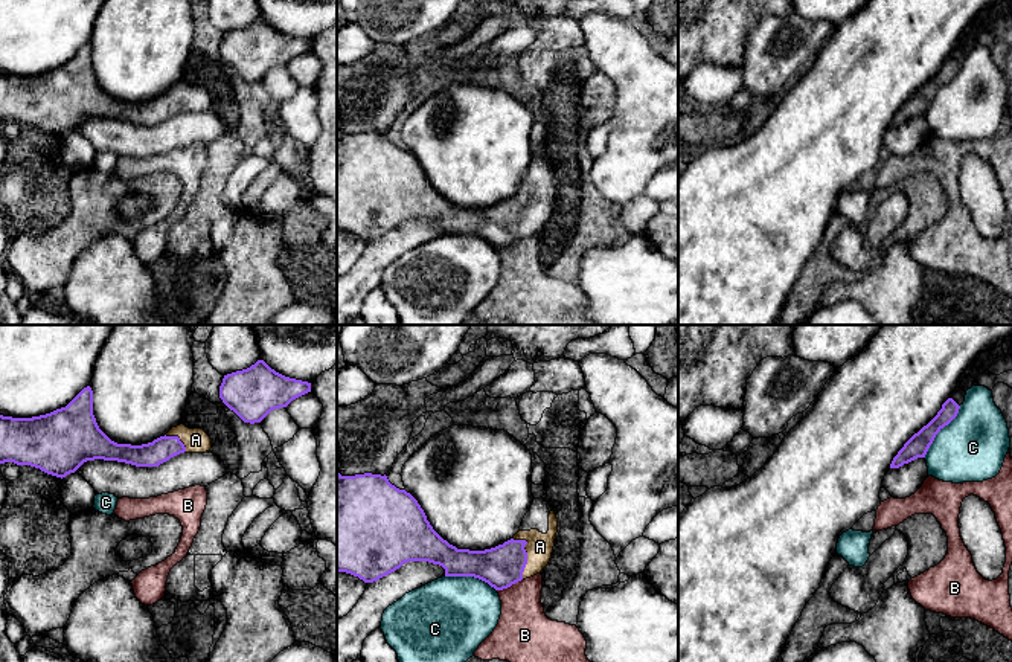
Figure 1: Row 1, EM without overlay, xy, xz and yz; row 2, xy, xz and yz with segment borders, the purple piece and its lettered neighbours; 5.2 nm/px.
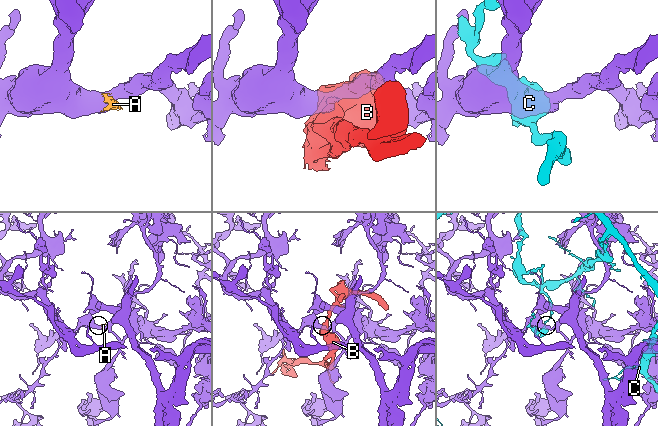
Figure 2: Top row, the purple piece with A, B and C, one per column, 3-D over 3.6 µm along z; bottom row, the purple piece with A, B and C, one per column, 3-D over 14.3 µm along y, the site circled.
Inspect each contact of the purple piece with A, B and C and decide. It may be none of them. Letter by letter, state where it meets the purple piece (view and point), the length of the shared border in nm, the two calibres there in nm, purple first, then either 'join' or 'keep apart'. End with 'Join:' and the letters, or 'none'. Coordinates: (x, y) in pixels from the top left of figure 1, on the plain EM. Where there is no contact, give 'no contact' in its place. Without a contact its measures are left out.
A: xz (526, 212) | 220 nm | 220/140 nm | join
B: xz (509, 244) | 150 nm | 220/280 nm | keep apart
C: yz (939, 89) | 340 nm | 120/360 nm | keep apart
Join: A

